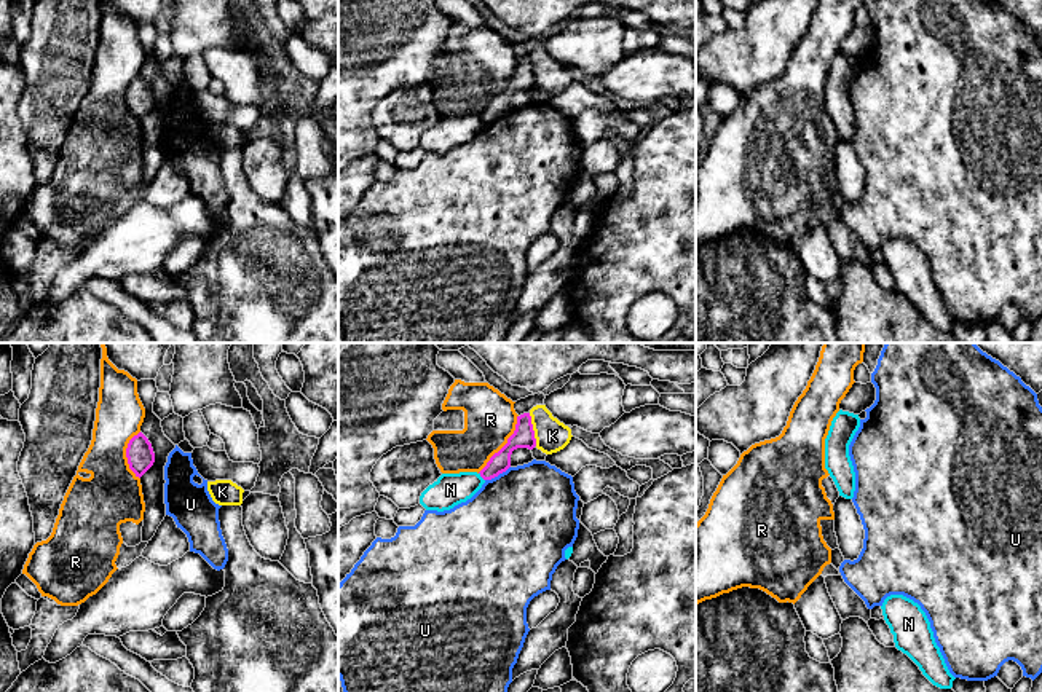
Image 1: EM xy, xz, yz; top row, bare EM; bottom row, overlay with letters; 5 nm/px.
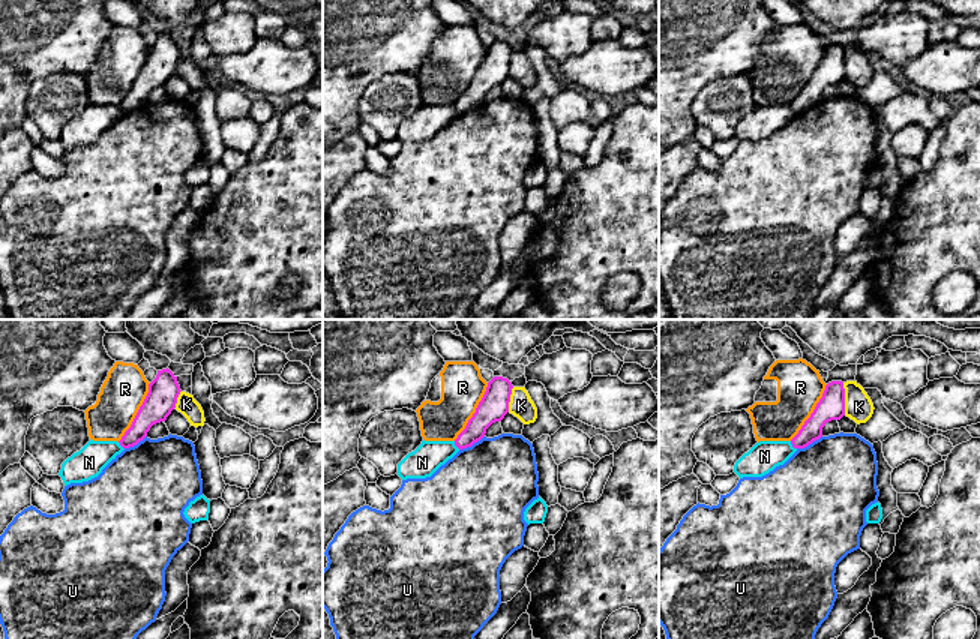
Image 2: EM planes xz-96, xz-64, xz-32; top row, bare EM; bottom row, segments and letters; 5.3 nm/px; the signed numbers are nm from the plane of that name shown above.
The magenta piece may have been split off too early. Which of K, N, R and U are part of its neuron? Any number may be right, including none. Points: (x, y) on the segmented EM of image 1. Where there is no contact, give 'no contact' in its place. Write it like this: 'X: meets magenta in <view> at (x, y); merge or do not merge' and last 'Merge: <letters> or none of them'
K: meets magenta in xz at (532, 429); do not merge
N: meets magenta in xz at (481, 475); do not merge
R: meets magenta in xz at (506, 444); do not merge
U: meets magenta in xz at (497, 475); do not merge
Merge: none of them

